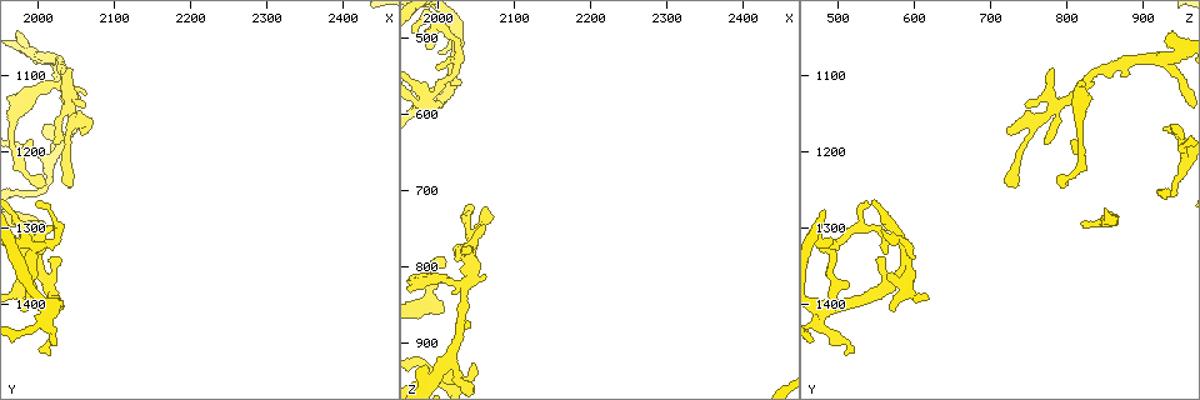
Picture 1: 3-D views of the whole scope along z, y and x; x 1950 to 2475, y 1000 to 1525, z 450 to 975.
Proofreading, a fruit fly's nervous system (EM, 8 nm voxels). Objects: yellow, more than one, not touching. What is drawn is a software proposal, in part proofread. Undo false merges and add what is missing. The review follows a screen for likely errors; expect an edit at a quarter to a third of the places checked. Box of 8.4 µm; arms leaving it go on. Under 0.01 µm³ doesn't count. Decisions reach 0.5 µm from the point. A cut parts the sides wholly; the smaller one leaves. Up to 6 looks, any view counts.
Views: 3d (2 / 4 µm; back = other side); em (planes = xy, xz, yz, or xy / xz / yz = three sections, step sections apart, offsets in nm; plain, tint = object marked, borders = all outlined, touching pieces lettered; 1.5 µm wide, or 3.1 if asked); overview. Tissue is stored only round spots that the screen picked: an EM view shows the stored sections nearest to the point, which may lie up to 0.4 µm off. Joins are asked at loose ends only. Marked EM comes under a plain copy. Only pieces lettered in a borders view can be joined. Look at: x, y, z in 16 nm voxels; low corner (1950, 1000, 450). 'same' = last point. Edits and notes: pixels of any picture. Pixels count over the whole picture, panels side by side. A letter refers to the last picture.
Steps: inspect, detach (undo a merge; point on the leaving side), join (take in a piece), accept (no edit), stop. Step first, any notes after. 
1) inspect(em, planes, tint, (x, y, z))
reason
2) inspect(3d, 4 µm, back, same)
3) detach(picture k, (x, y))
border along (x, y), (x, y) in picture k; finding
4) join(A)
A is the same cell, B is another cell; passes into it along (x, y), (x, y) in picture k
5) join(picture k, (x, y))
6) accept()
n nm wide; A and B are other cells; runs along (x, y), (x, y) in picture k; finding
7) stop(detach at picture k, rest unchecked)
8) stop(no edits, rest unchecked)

inspect(em, planes, tint, (1990, 1325, 580))
four-way junction

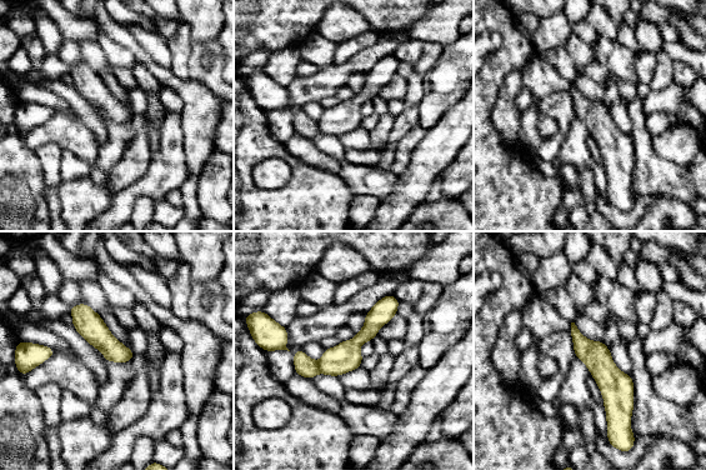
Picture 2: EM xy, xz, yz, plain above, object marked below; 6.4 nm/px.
inspect(em, planes, borders, same)
what lies round it

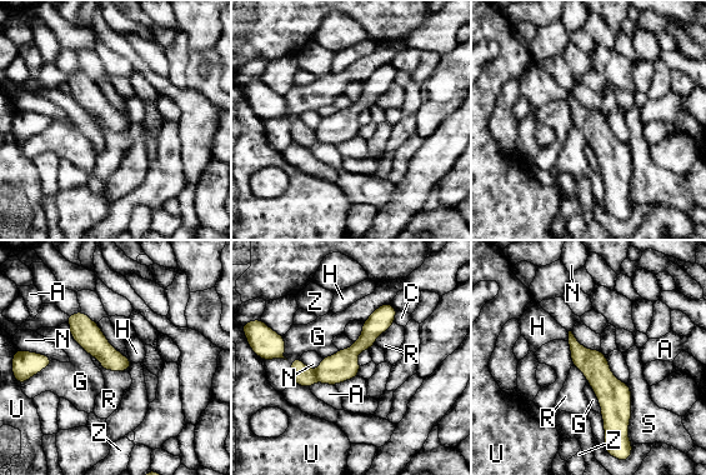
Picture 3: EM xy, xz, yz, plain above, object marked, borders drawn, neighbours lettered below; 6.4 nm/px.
accept()
A, C, G, H, N, R, S, U and Z are other cells; border along (284, 336), (284, 356), (265, 361) in picture 3; one neuron here

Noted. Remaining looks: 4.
inspect(3d, 2 µm, (2045, 1095, 785))
an open end

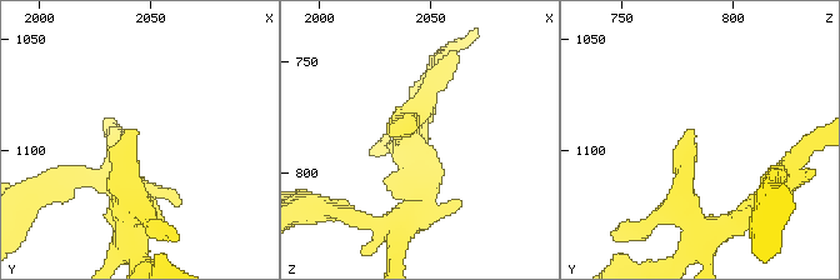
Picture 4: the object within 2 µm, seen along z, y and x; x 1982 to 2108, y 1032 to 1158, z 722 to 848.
inspect(em, xy, step 8, tint, (2043, 1092, 782))

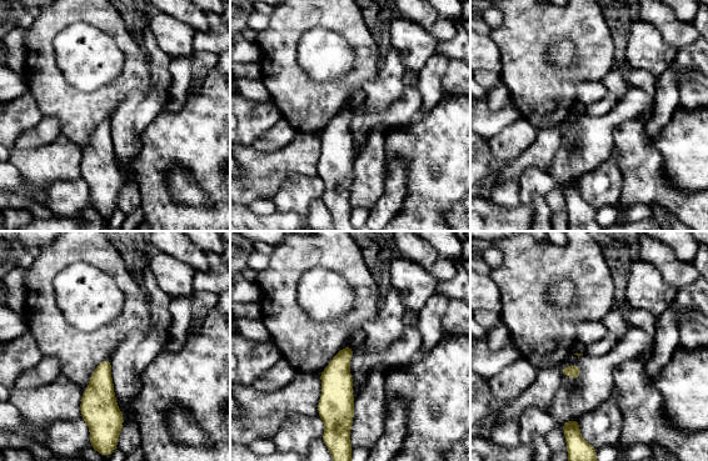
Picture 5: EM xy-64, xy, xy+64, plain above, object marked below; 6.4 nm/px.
inspect(em, yz, step 8, borders, same)
cut it another way

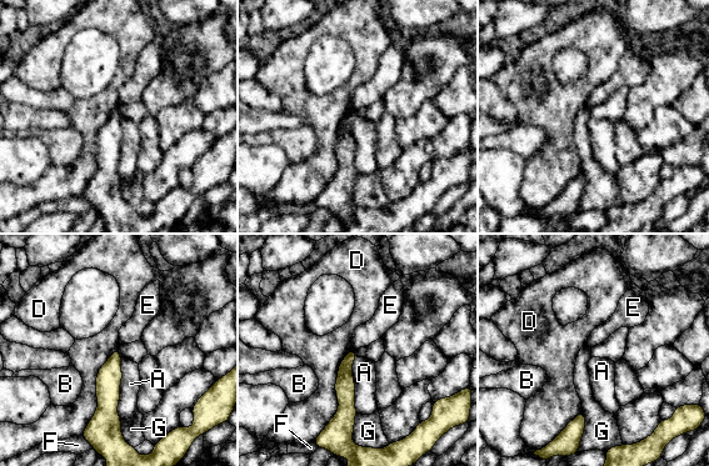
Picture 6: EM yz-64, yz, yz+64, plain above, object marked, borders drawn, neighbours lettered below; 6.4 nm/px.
accept()
D touches over 600 nm; A, B, D, E, F and G are other cells; border along (123, 357), (118, 405), (120, 419) in picture 6; none of them fits

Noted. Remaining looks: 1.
inspect(em, xz, step 4, borders, (2015, 1080, 925))

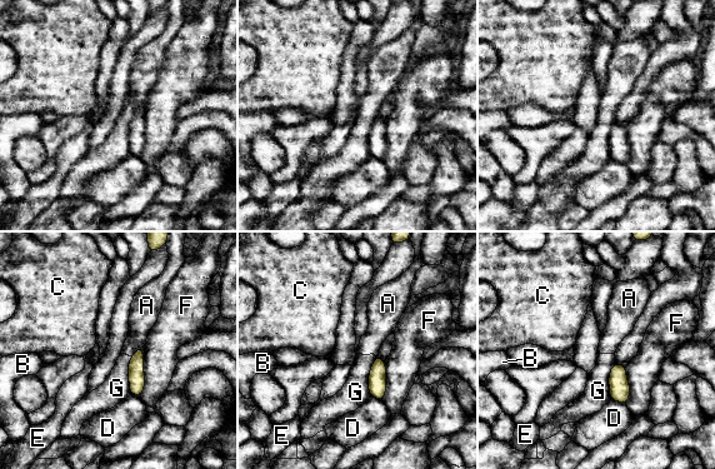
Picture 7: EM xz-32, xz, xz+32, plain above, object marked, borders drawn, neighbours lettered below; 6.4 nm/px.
accept()
F touches over 300 nm; A, B, C, D, E, F and G are other cells; border along (376, 357), (369, 373), (369, 397) in picture 7; all the same neuron

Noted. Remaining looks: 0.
stop(no edits, rest unchecked)

